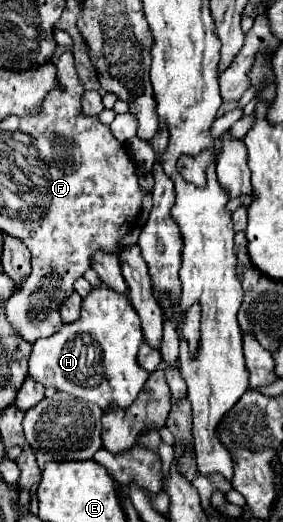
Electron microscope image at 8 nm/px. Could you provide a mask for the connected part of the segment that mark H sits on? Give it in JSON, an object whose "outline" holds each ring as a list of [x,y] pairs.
{"outline":[[[99,283],[83,297],[81,315],[73,323],[63,323],[63,329],[51,337],[33,343],[29,359],[29,375],[45,387],[83,397],[97,403],[101,409],[111,405],[129,407],[141,393],[149,373],[137,363],[137,351],[143,343],[141,321],[129,299],[105,283]]]}

